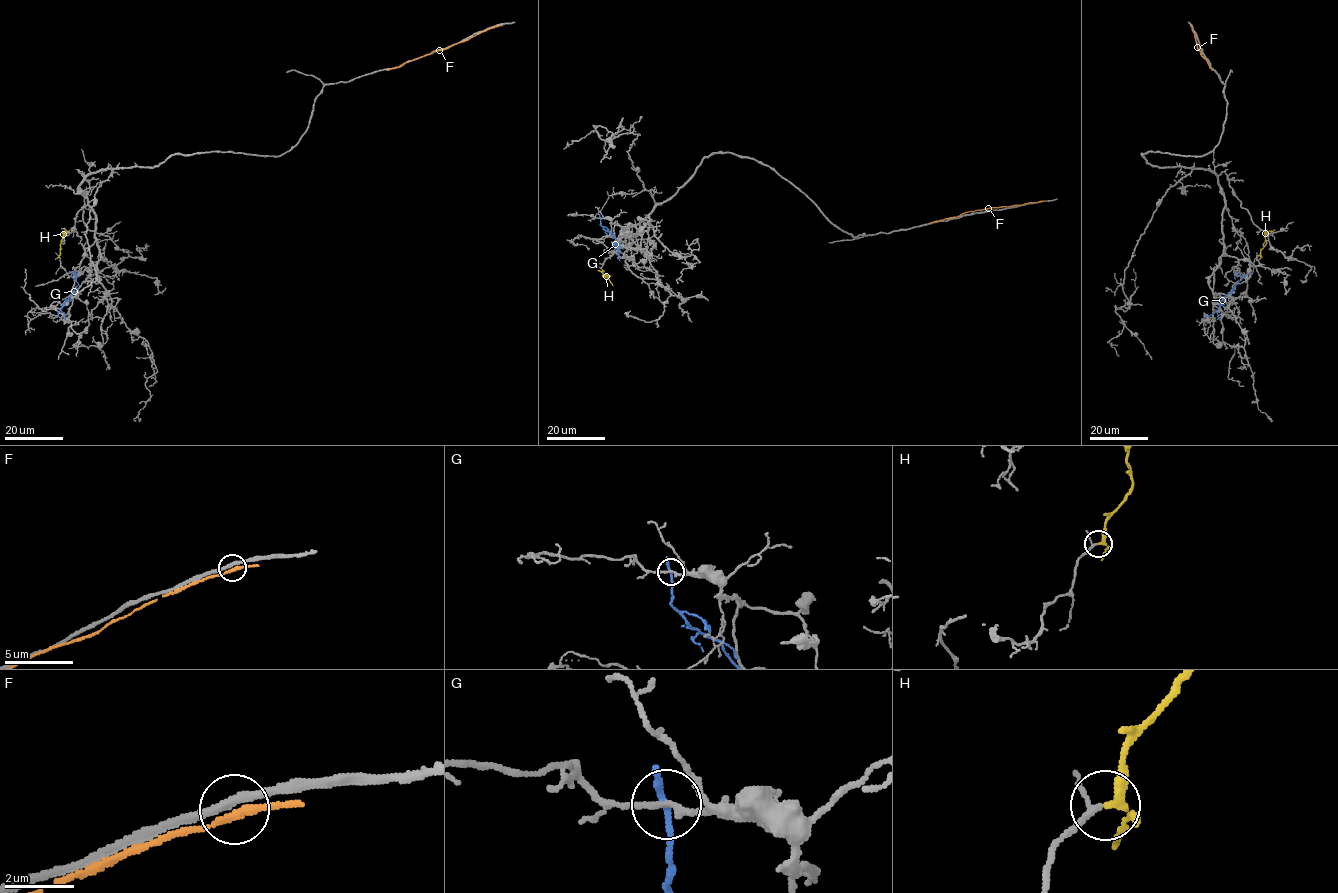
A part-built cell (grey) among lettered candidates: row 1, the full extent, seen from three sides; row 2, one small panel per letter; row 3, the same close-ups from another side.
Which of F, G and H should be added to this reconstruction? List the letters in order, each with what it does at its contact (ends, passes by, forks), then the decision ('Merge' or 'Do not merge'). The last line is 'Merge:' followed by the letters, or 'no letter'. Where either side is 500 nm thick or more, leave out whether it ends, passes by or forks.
F: It passes by. Do not merge
G: It passes by. Do not merge
H: It passes by. Merge
Merge: H

